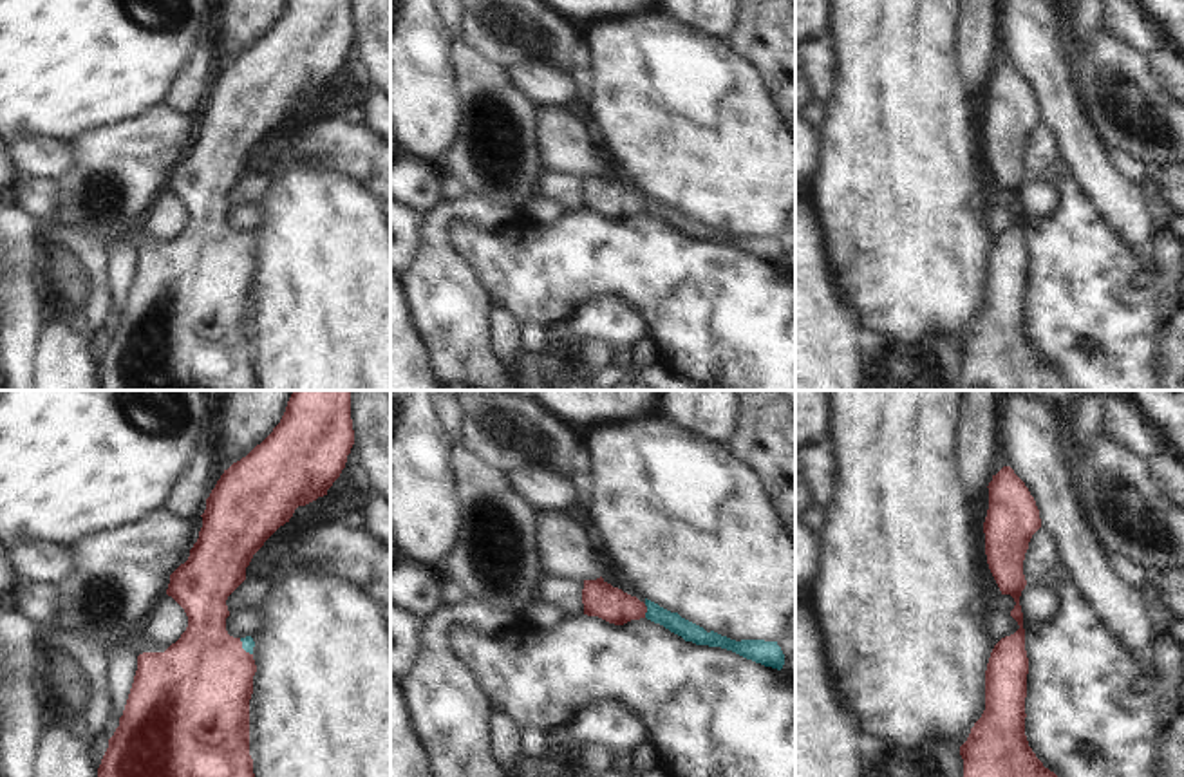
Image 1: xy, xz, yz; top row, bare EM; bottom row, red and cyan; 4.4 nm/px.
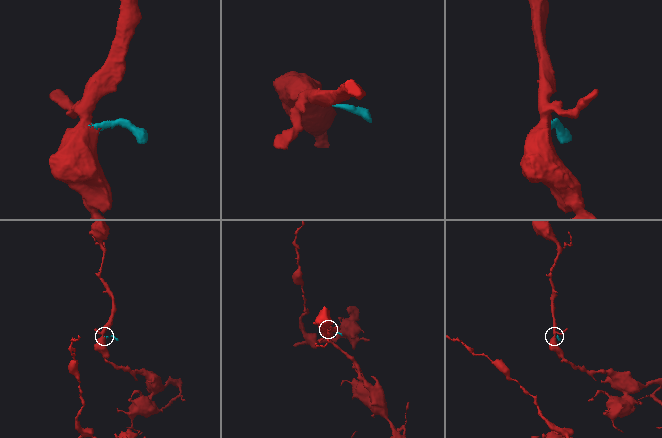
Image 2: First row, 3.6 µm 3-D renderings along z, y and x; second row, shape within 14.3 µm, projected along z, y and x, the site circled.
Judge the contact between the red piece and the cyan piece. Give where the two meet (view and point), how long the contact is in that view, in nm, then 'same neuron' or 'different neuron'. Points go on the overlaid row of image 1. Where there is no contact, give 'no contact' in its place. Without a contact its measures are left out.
meets red in xz at (646, 611); contact 50 nm long; same neuron

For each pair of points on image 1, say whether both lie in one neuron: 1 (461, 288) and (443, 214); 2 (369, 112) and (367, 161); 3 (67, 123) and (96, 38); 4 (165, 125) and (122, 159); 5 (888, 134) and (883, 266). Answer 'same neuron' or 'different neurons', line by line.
1: same neuron
2: different neurons
3: same neuron
4: same neuron
5: same neuron

